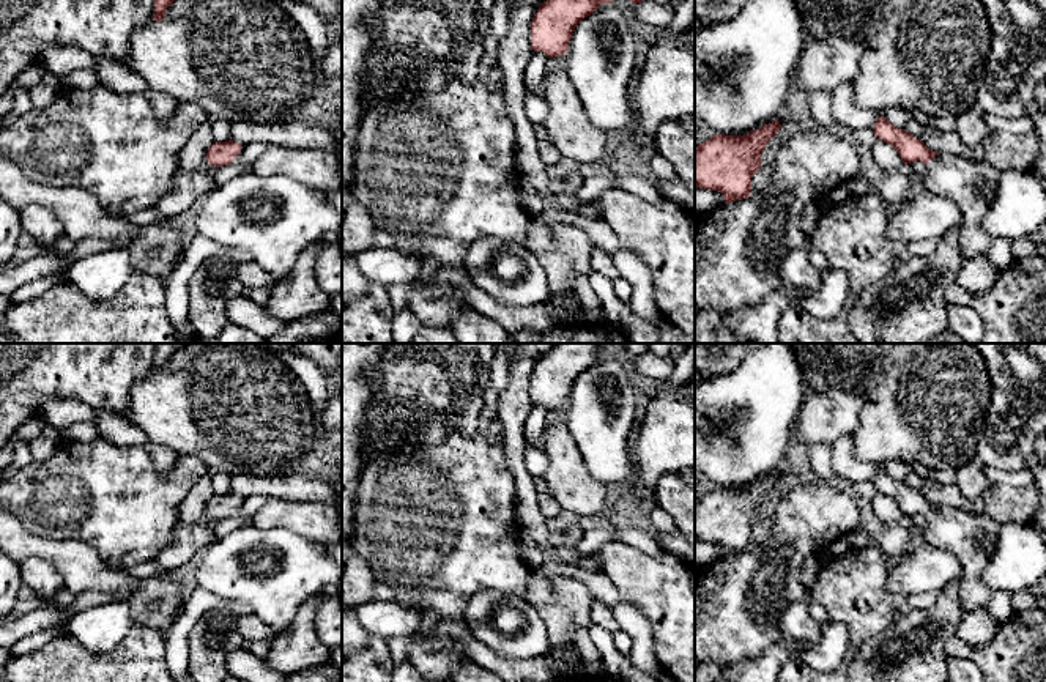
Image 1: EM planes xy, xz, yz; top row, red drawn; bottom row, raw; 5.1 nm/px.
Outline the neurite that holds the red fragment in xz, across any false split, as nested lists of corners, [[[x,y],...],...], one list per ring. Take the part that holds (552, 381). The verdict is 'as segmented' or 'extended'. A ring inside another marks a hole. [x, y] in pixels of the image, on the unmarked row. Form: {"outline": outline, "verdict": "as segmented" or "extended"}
{"outline": [[[556,343],[531,375],[531,398],[548,411],[567,406],[575,380],[616,348],[605,343]]], "verdict": "as segmented"}

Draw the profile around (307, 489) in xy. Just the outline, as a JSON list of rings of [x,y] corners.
[[[233,474],[230,479],[232,493],[247,498],[260,495],[263,498],[280,498],[302,502],[337,504],[342,493],[336,484],[315,476],[263,477]]]

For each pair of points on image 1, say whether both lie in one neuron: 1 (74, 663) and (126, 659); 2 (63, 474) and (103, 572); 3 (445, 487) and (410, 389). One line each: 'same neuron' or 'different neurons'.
1: same neuron
2: different neurons
3: different neurons

